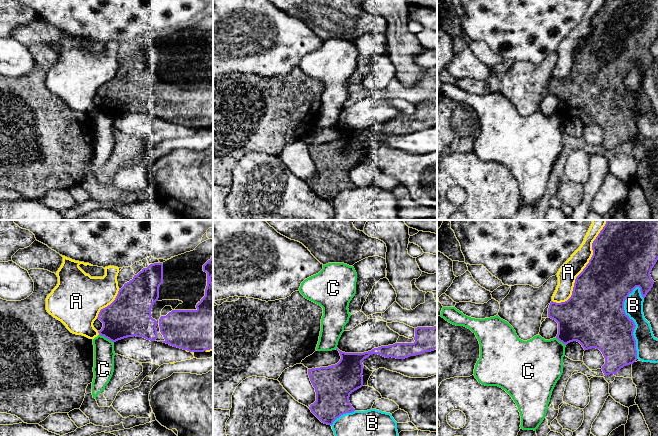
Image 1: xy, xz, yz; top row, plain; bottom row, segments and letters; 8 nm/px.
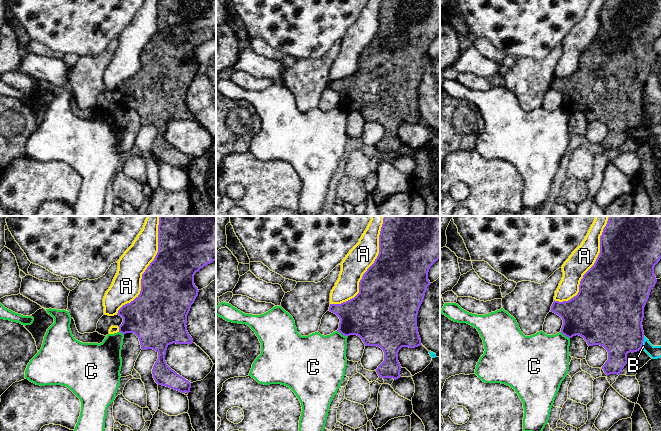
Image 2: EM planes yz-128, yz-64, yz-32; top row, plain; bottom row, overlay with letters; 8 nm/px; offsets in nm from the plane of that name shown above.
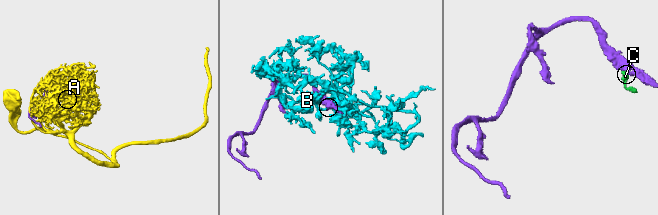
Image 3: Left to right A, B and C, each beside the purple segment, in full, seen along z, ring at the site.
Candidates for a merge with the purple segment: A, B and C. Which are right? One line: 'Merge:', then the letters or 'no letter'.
Merge: no letter

